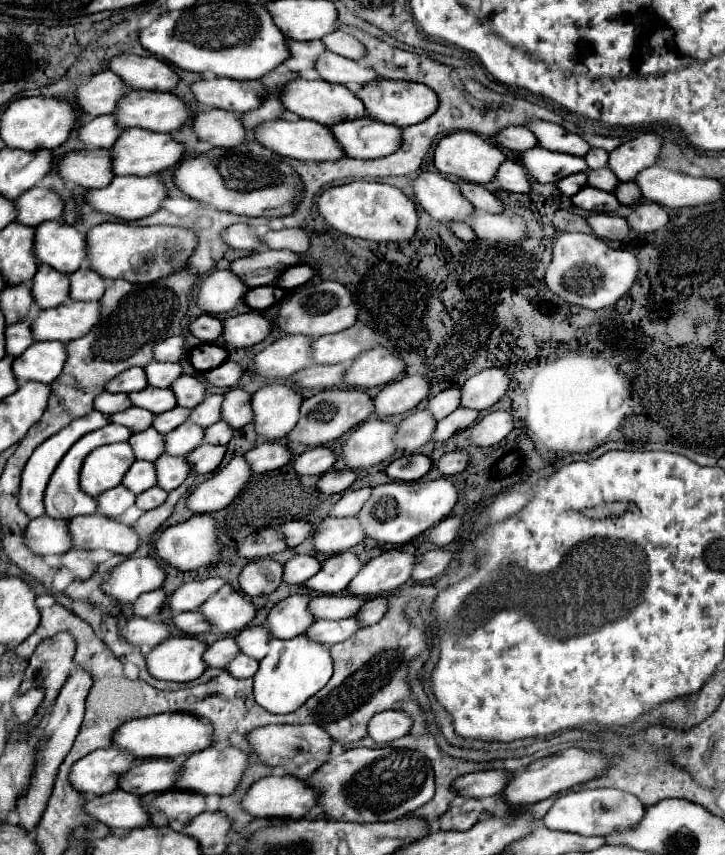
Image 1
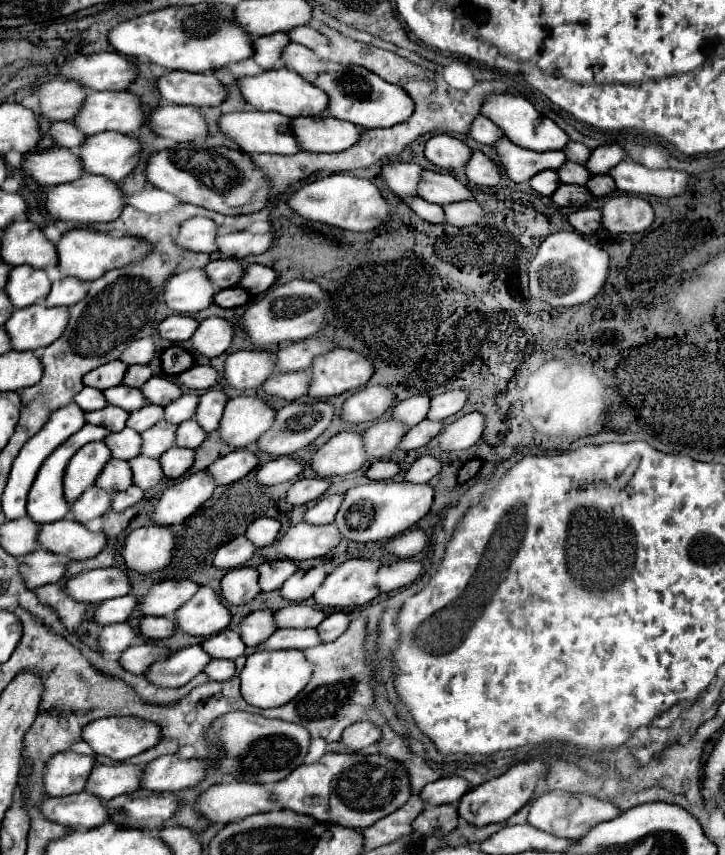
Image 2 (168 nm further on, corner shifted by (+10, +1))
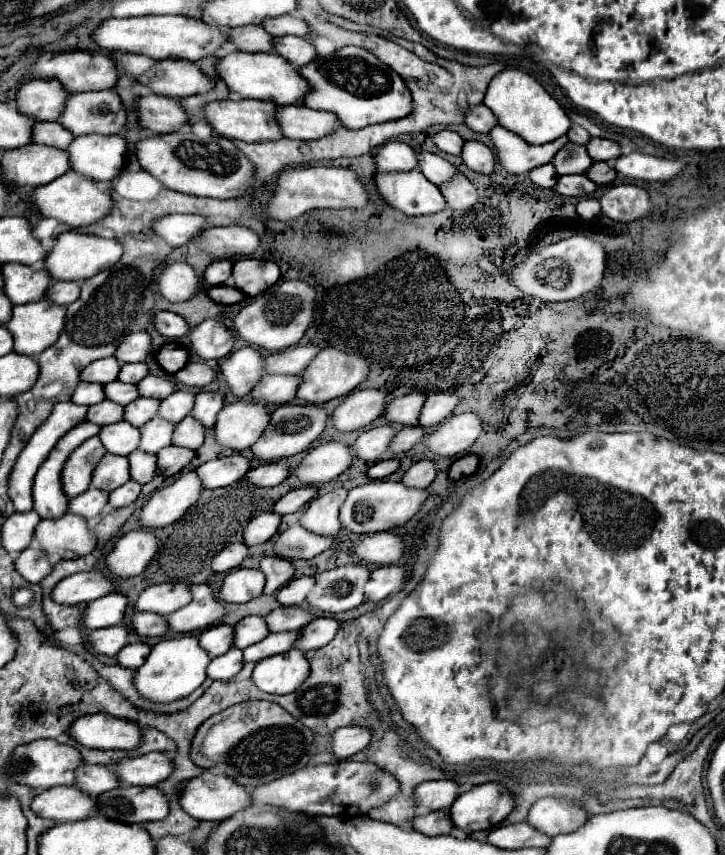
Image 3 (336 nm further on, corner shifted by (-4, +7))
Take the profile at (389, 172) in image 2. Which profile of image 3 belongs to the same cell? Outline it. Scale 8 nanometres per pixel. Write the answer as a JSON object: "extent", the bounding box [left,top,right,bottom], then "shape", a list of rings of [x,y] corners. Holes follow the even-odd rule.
{"extent":[377,142,419,172],"shape":[[[387,142],[377,152],[379,172],[411,172],[419,166],[417,152],[403,142]]]}

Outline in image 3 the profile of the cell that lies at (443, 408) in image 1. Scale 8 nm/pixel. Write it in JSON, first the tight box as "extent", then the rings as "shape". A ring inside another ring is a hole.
{"extent":[385,392,425,426],"shape":[[[413,392],[413,394],[407,394],[403,398],[395,398],[391,404],[387,404],[385,416],[393,424],[417,426],[423,404],[425,404],[425,394]]]}

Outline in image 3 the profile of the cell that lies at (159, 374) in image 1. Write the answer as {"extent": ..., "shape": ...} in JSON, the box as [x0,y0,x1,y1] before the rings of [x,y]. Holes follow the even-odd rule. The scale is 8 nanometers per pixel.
{"extent":[119,362,149,384],"shape":[[[145,362],[139,364],[123,364],[119,378],[121,382],[129,382],[129,384],[137,384],[139,380],[143,380],[149,374],[149,366]]]}

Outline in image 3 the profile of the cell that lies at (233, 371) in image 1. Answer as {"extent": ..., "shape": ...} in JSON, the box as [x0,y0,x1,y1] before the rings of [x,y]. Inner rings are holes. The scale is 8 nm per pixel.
{"extent":[175,362,217,388],"shape":[[[189,362],[183,370],[179,370],[175,374],[177,382],[181,382],[185,386],[195,386],[195,388],[207,386],[215,378],[217,378],[217,372],[209,364],[205,364],[205,362]]]}

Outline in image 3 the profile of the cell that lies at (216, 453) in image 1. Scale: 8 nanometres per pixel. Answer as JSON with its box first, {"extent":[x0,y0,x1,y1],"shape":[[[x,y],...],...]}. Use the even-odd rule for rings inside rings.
{"extent":[157,446,195,476],"shape":[[[167,446],[157,454],[159,468],[165,476],[179,474],[193,458],[195,458],[195,452],[189,448],[181,448],[181,446]]]}

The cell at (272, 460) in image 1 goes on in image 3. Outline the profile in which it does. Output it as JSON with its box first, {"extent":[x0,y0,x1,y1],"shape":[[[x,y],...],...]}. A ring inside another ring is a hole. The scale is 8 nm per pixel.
{"extent":[197,452,251,488],"shape":[[[235,452],[227,458],[205,462],[197,468],[197,474],[203,480],[205,488],[223,488],[233,484],[235,480],[241,480],[249,472],[249,468],[251,462],[243,454]]]}

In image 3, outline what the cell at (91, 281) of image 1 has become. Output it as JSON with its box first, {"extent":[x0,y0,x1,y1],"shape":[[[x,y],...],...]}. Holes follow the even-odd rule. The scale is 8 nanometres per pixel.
{"extent":[45,280,81,306],"shape":[[[71,280],[71,282],[55,282],[51,284],[51,288],[47,290],[45,298],[55,302],[55,304],[61,304],[61,306],[69,306],[71,302],[75,302],[79,298],[79,292],[81,292],[81,282],[77,280]]]}

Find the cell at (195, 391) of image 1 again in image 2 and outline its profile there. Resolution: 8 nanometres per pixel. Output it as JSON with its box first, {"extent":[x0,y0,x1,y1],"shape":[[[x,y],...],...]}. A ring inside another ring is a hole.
{"extent":[139,376,183,406],"shape":[[[163,376],[149,378],[149,382],[145,382],[145,386],[141,386],[139,390],[149,404],[159,404],[159,406],[167,406],[169,402],[173,402],[183,394],[173,380],[167,380]]]}

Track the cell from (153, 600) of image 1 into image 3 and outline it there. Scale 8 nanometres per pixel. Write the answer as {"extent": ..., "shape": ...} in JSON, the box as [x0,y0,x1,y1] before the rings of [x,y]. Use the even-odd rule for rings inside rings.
{"extent":[85,592,129,630],"shape":[[[113,592],[109,596],[93,600],[85,610],[85,626],[95,630],[95,628],[121,624],[127,606],[129,606],[129,598],[121,592]]]}

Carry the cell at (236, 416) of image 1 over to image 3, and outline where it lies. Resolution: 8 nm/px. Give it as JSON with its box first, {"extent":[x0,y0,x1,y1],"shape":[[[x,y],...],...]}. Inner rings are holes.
{"extent":[191,392,225,428],"shape":[[[201,392],[195,396],[195,408],[191,416],[197,418],[205,428],[213,428],[219,410],[225,406],[225,398],[219,392]]]}

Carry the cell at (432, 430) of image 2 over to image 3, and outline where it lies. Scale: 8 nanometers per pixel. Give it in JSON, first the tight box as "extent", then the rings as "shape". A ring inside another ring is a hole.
{"extent":[391,426,427,454],"shape":[[[407,426],[407,428],[403,428],[403,430],[399,430],[397,432],[397,436],[395,436],[395,440],[391,442],[391,450],[397,454],[401,454],[401,452],[407,452],[407,450],[411,450],[417,442],[421,442],[423,438],[425,438],[425,434],[427,434],[427,430],[423,428],[423,426]]]}

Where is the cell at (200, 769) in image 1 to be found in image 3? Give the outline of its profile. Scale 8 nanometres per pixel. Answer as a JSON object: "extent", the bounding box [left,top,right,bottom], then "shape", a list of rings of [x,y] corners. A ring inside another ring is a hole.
{"extent":[117,752,175,786],"shape":[[[149,752],[137,758],[125,758],[117,766],[117,776],[127,786],[157,786],[167,780],[175,766],[165,752]]]}

